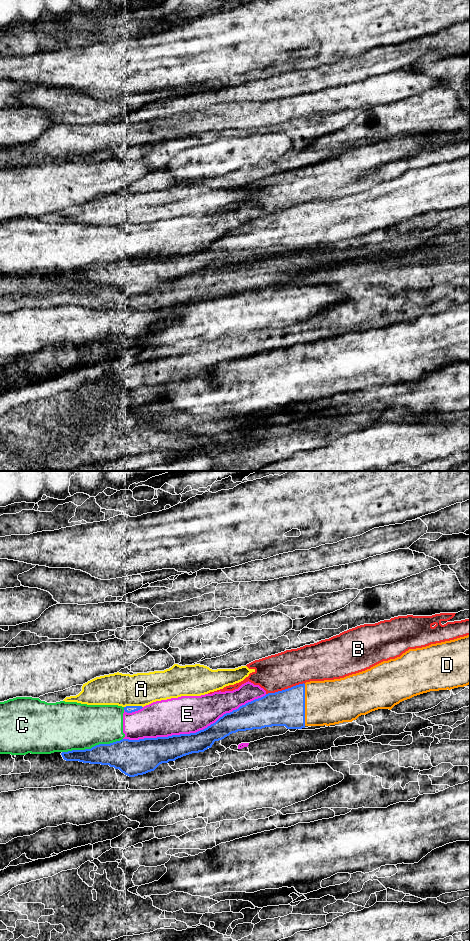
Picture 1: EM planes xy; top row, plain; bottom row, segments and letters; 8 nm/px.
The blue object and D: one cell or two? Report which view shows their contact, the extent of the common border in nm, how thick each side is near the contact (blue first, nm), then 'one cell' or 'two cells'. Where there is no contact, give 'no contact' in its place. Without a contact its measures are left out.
xy | 340 nm | 280/360 nm | one cell

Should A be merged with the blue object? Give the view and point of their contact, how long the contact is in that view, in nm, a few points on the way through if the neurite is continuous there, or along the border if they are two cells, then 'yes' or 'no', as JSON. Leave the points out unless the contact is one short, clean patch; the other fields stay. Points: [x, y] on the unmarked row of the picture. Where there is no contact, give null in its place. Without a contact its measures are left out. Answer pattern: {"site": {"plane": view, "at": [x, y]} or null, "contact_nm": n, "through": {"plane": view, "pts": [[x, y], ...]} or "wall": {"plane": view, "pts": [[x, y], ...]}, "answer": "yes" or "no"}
{"site": {"plane": "xy", "at": [133, 226]}, "contact_nm": 150, "answer": "no"}

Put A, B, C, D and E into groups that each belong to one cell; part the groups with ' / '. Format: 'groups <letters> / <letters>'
groups A / B / C E / D

